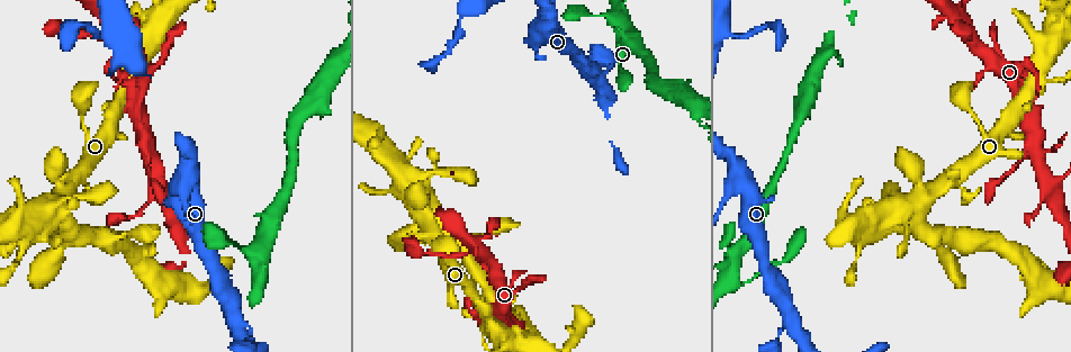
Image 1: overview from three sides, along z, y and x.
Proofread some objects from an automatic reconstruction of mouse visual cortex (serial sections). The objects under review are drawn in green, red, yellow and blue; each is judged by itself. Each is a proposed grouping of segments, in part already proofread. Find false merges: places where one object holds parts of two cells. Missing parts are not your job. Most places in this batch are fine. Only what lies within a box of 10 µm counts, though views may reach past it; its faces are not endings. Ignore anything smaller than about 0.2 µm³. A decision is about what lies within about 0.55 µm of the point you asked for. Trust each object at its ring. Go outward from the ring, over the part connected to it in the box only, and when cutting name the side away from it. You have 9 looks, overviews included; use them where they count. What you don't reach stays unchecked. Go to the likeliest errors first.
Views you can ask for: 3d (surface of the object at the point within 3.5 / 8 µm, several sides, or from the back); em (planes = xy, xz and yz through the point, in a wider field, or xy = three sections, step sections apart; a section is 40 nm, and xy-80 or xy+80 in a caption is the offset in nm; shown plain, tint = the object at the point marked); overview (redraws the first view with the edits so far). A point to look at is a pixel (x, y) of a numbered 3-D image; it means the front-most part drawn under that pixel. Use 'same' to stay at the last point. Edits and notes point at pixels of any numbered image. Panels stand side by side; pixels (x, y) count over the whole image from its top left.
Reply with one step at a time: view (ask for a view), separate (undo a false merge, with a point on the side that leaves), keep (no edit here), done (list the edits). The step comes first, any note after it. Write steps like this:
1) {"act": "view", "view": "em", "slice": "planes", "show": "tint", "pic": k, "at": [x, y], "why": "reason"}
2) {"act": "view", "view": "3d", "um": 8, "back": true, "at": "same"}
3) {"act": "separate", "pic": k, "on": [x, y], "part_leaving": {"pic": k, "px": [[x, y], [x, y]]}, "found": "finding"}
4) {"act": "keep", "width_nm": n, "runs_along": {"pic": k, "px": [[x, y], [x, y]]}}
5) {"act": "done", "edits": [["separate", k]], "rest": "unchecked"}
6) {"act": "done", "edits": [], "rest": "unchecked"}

{"act": "view", "view": "3d", "um": 3.5, "pic": 1, "at": [738, 283], "why": "calibre changes"}

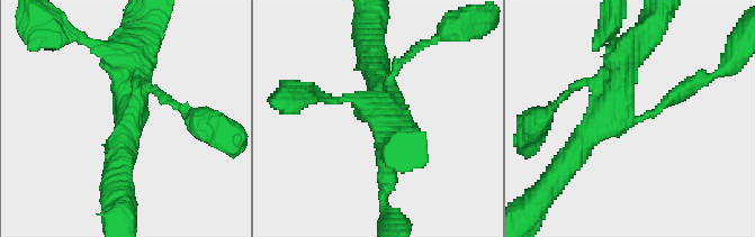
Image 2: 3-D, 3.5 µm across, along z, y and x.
{"act": "view", "view": "em", "slice": "xy", "step": 2, "show": "plain", "pic": 2, "at": [629, 122]}

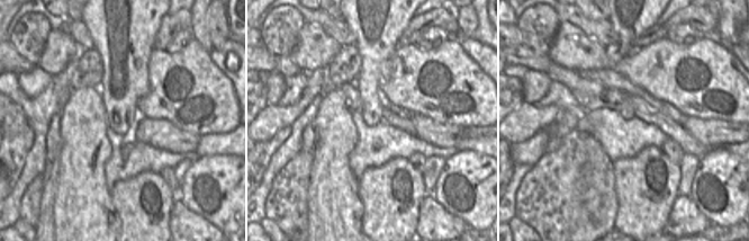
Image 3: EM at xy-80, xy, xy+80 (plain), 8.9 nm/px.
{"act": "view", "view": "em", "slice": "xy", "step": 2, "show": "tint", "at": "same", "why": "where the object lies"}

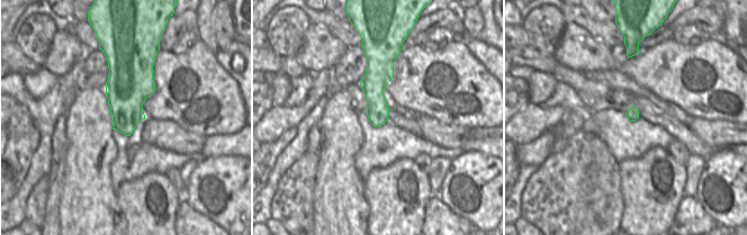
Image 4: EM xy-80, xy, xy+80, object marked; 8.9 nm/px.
{"act": "keep", "found": "all the same cell"}

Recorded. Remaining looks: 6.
{"act": "view", "view": "3d", "um": 3.5, "pic": 1, "at": [736, 168], "why": "two arms in line, one across"}

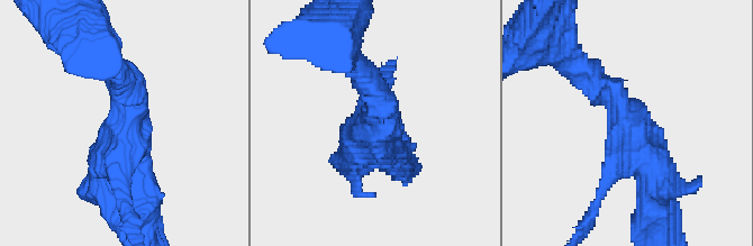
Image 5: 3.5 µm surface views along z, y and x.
{"act": "view", "view": "em", "slice": "xy", "step": 2, "show": "tint", "pic": 5, "at": [378, 127]}

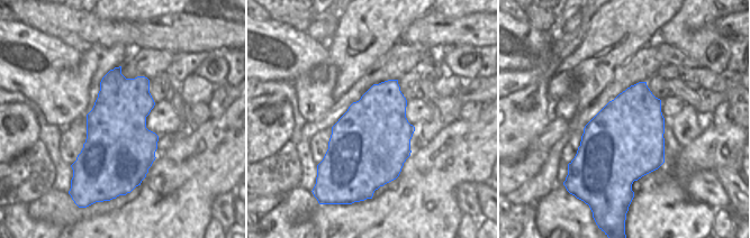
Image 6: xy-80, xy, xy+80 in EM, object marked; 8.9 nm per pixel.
{"act": "keep", "found": "one cell here"}

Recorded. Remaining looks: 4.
{"act": "view", "view": "3d", "um": 3.5, "pic": 1, "at": [921, 184]}

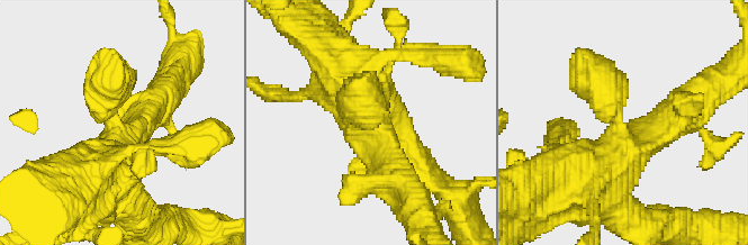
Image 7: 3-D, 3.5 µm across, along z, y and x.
{"act": "view", "view": "em", "slice": "planes", "show": "tint", "pic": 7, "at": [110, 120], "why": "need the tissue"}

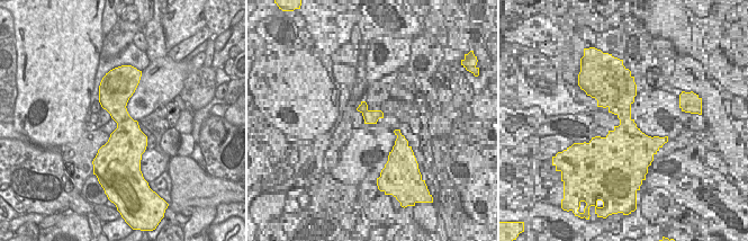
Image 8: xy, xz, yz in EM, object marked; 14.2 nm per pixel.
{"act": "view", "view": "em", "slice": "xy", "step": 1, "show": "tint", "at": "same", "why": "another direction"}

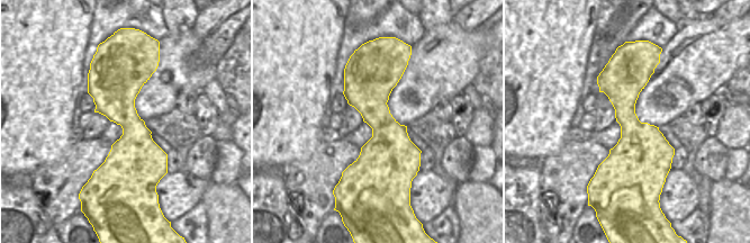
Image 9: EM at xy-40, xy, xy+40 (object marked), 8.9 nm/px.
{"act": "keep", "width_nm": 360, "runs_along": {"pic": 7, "px": [[659, 128], [607, 170], [639, 225]]}, "found": "all the same cell"}

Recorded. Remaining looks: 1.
{"act": "done", "edits": [], "rest": "unchecked"}

